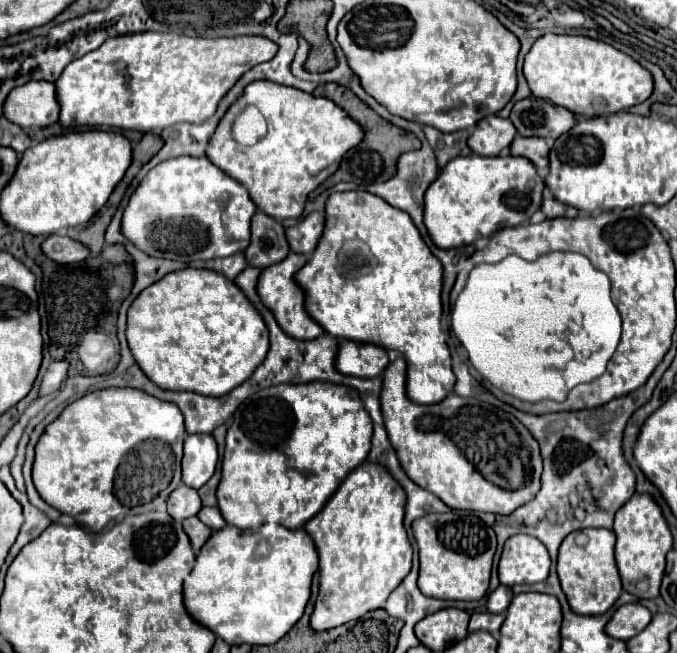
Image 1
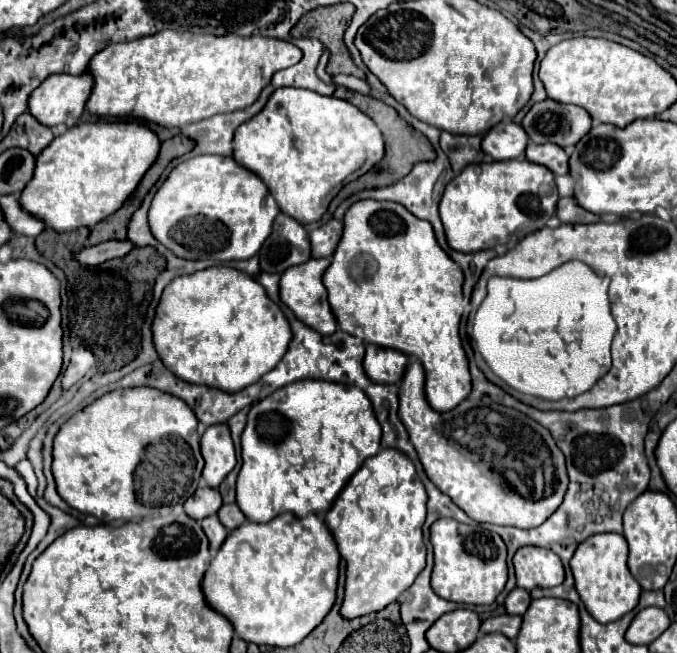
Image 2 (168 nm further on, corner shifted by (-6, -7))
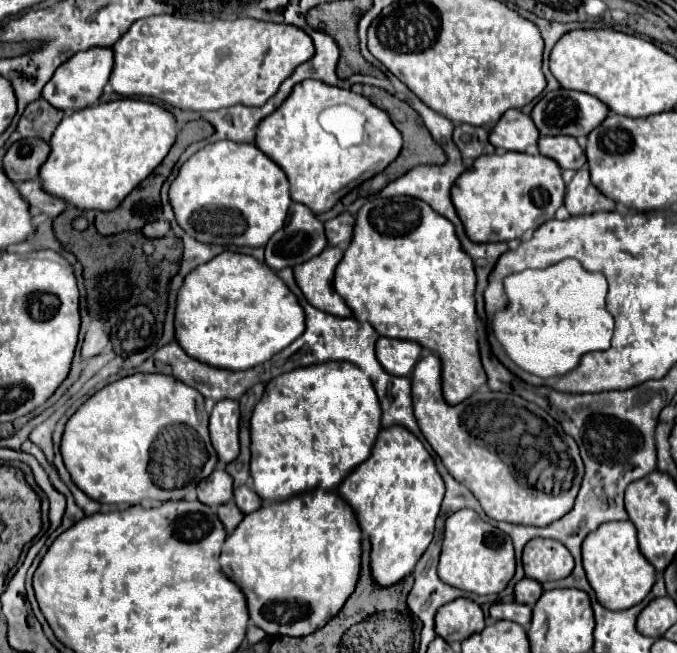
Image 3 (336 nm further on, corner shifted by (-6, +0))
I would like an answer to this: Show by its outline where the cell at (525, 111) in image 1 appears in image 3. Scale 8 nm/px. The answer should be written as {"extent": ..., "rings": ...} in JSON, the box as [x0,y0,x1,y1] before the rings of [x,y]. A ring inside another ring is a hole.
{"extent":[532,90,610,140],"rings":[[[556,90],[548,92],[532,110],[532,120],[540,128],[542,136],[558,136],[558,134],[568,134],[578,140],[586,138],[596,124],[602,124],[604,116],[608,116],[610,108],[600,102],[596,96],[586,94],[586,92],[576,92],[576,90]]]}

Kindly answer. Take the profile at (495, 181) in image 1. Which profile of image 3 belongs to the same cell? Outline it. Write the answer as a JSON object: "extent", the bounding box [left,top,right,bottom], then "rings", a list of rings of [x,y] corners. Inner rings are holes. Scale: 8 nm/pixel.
{"extent":[452,152,566,242],"rings":[[[504,152],[480,156],[470,170],[466,170],[452,186],[452,202],[458,210],[460,220],[464,222],[466,234],[474,242],[508,242],[512,238],[524,238],[544,222],[552,220],[556,210],[564,204],[566,186],[562,180],[562,170],[548,156]]]}

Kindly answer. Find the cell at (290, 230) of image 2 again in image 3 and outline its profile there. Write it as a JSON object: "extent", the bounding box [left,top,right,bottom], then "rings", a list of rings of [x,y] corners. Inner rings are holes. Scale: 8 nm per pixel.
{"extent":[266,202,328,270],"rings":[[[294,202],[290,210],[292,214],[288,224],[266,244],[266,264],[272,270],[298,266],[318,256],[328,246],[324,224],[308,206]]]}

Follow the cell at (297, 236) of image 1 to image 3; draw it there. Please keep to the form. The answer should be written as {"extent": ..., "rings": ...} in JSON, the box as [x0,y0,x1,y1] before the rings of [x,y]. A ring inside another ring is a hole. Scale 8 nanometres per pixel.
{"extent":[326,212,354,246],"rings":[[[342,212],[340,216],[328,220],[326,226],[326,238],[330,246],[348,246],[352,242],[352,234],[354,234],[354,216],[348,212]]]}

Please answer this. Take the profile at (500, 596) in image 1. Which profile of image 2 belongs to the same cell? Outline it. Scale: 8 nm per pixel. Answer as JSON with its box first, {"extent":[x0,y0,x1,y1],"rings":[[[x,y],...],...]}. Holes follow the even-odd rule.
{"extent":[504,589,530,615],"rings":[[[514,589],[508,593],[506,601],[504,601],[504,609],[508,615],[524,615],[524,611],[530,605],[530,593],[526,593],[526,589]]]}

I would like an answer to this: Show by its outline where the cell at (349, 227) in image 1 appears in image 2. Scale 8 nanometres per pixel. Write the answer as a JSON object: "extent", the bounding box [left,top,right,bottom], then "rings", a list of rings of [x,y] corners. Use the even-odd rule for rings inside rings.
{"extent":[324,199,470,413],"rings":[[[364,199],[364,201],[356,201],[344,215],[344,231],[342,231],[342,237],[340,237],[340,243],[332,255],[332,263],[330,267],[324,271],[324,287],[328,291],[328,303],[332,307],[332,313],[336,317],[336,323],[338,327],[352,335],[352,337],[358,337],[362,339],[364,343],[374,343],[374,345],[380,345],[380,347],[390,347],[390,349],[396,349],[404,355],[414,355],[422,361],[424,365],[424,371],[426,371],[426,385],[424,385],[424,391],[426,391],[426,399],[430,403],[430,407],[438,413],[444,413],[444,411],[452,411],[460,401],[464,401],[470,393],[470,371],[468,371],[468,359],[466,359],[466,353],[462,349],[462,343],[460,343],[460,335],[458,335],[458,325],[460,325],[460,317],[462,317],[462,311],[464,311],[464,305],[462,305],[462,273],[460,273],[460,267],[444,253],[444,249],[436,243],[436,237],[434,237],[434,231],[432,231],[432,225],[428,221],[422,221],[418,217],[414,217],[404,205],[400,203],[392,203],[392,201],[376,201],[376,199]],[[353,261],[357,261],[357,265],[353,266],[366,266],[362,269],[372,271],[378,271],[374,276],[350,276],[348,275],[348,267]]]}

